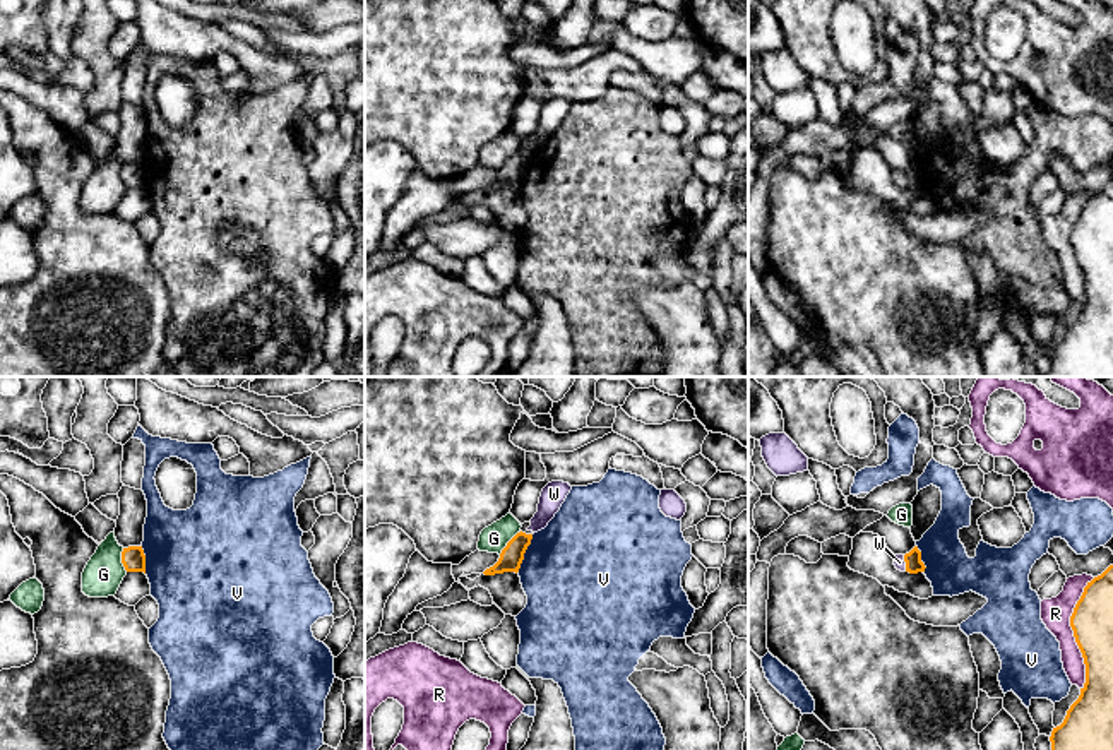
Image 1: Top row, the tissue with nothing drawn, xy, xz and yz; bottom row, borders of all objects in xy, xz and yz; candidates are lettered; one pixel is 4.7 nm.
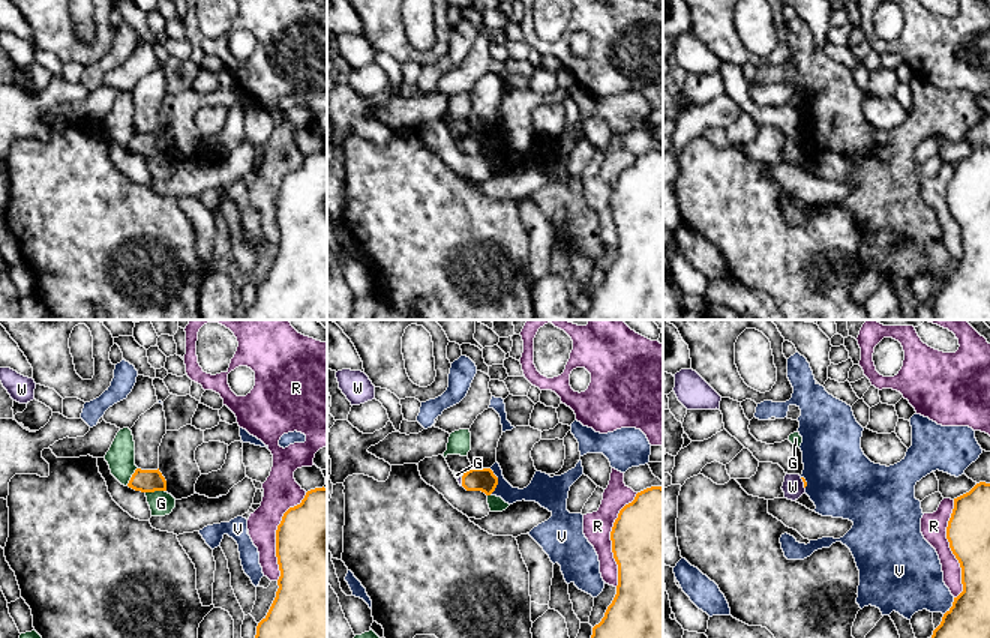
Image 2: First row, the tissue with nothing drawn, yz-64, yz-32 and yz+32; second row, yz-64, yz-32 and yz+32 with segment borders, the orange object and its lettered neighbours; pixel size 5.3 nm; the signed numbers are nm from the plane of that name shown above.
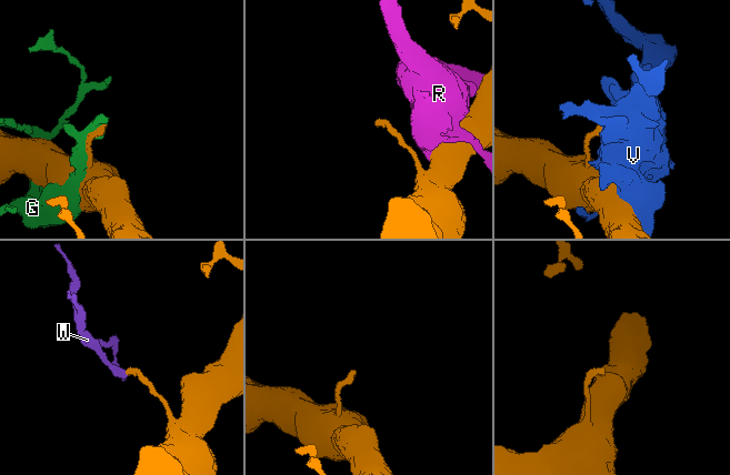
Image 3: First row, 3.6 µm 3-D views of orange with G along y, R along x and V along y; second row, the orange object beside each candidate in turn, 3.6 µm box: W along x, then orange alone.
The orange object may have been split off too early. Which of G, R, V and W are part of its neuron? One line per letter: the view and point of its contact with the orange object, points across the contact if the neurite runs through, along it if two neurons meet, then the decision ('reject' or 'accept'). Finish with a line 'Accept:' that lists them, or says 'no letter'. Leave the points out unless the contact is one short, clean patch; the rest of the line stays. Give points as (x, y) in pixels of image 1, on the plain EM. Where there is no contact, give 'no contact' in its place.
G: xz (509, 158) | reject
R: yz (1074, 250) | reject
V: xz (524, 168) | reject
W: yz (906, 180) | across yz (913, 175), (906, 180), (899, 178) | accept
Accept: W

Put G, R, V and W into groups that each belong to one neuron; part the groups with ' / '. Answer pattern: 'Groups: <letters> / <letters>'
Groups: G / R / V / W

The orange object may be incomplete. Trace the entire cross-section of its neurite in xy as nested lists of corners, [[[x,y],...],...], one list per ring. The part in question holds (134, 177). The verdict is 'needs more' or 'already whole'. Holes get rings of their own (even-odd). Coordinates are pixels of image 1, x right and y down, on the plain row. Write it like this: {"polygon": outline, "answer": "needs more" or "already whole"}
{"polygon": [[[142,163],[123,164],[122,180],[127,188],[144,188],[146,190],[146,171],[144,171]]], "answer": "already whole"}

